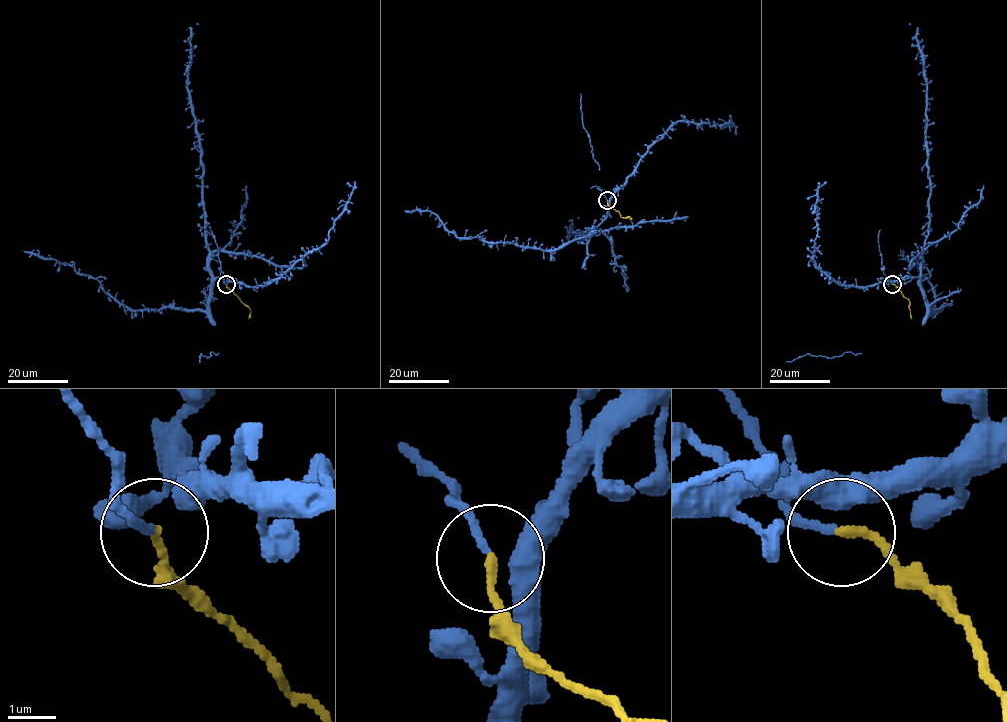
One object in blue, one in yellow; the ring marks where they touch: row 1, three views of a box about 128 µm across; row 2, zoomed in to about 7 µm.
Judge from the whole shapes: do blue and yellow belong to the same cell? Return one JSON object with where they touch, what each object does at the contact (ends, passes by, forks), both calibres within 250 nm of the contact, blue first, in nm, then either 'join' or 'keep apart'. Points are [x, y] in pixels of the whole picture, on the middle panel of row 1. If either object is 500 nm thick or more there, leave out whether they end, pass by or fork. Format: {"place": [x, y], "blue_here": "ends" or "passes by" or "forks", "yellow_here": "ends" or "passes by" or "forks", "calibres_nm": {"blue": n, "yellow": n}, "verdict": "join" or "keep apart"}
{"place": [607, 200], "blue_here": "passes by", "yellow_here": "ends", "calibres_nm": {"blue": 130, "yellow": 170}, "verdict": "join"}

